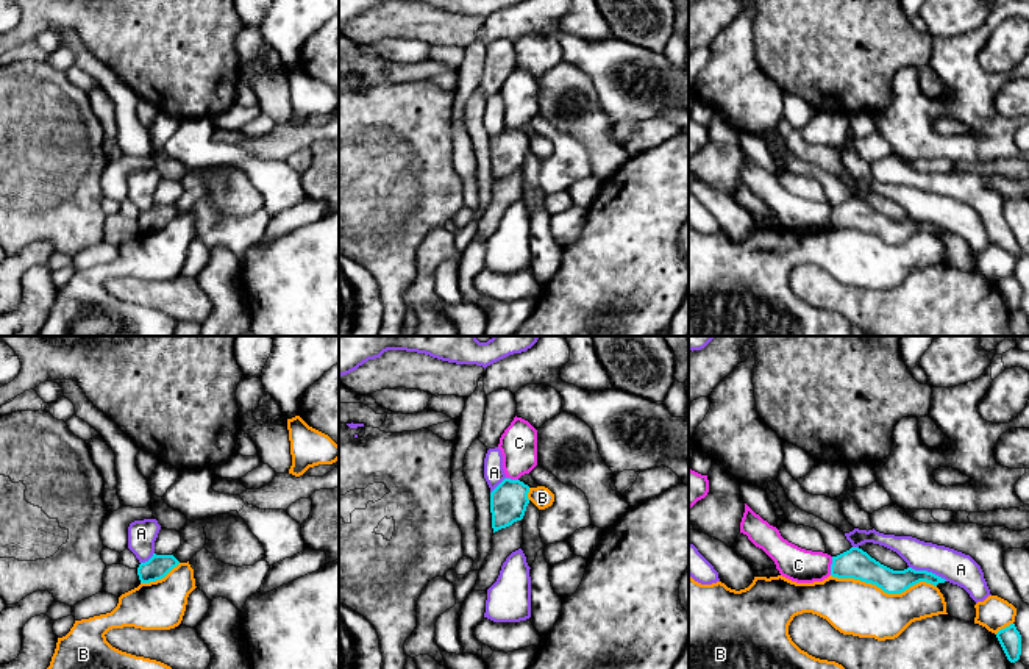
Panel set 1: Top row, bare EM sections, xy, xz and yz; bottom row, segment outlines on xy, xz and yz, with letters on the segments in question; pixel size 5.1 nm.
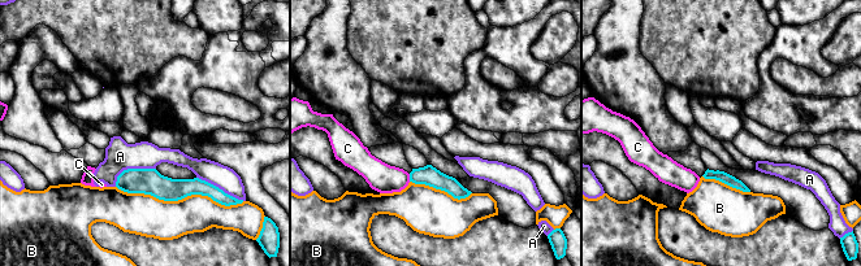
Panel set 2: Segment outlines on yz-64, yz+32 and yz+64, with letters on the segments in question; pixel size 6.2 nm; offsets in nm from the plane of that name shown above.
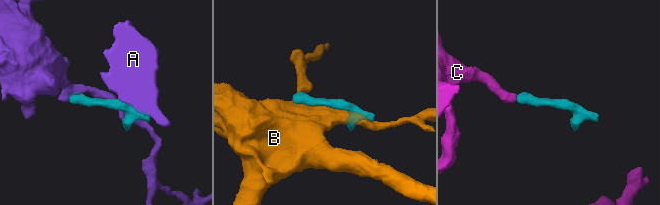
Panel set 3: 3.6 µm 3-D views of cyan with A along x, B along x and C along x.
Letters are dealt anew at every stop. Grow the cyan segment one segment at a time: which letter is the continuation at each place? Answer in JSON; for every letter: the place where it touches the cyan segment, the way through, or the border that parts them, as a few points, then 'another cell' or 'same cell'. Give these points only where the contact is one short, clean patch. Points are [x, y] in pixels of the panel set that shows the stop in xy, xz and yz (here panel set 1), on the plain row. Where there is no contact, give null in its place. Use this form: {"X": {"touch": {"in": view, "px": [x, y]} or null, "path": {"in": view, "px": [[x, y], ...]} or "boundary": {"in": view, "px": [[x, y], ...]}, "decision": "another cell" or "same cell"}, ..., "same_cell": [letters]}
{"A": {"touch": {"in": "yz", "px": [926, 221]}, "decision": "another cell"}, "B": {"touch": {"in": "yz", "px": [884, 241]}, "decision": "another cell"}, "C": {"touch": {"in": "yz", "px": [831, 216]}, "boundary": {"in": "yz", "px": [[833, 207], [829, 224]]}, "decision": "another cell"}, "same_cell": []}

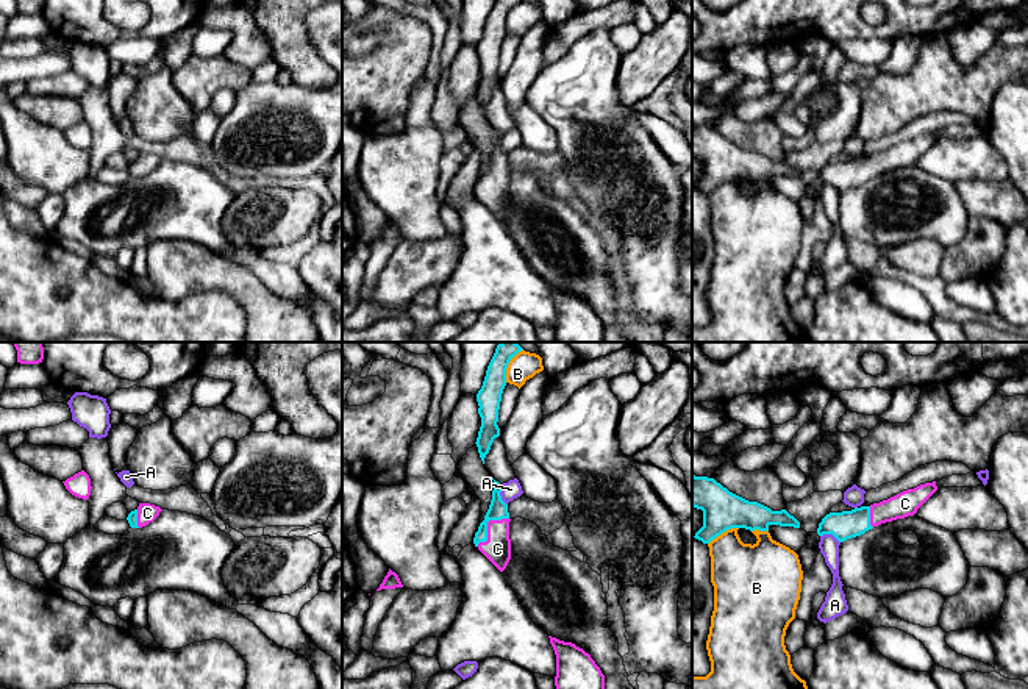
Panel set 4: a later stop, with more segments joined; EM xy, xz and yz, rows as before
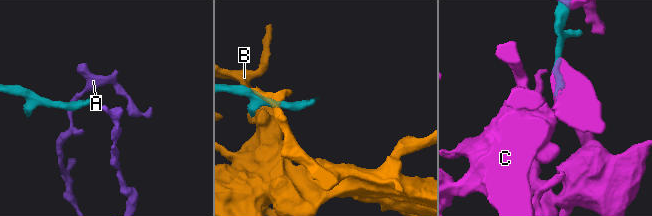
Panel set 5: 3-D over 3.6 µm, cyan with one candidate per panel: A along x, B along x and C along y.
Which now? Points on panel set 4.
{"A": {"touch": {"in": "xz", "px": [500, 146]}, "boundary": {"in": "xz", "px": [[500, 135], [500, 149], [506, 155]]}, "decision": "another cell"}, "B": {"touch": {"in": "yz", "px": [722, 182]}, "decision": "another cell"}, "C": {"touch": {"in": "xz", "px": [486, 175]}, "path": {"in": "xz", "px": [[497, 160], [486, 175], [497, 199]]}, "decision": "same cell"}, "same_cell": ["C"]}

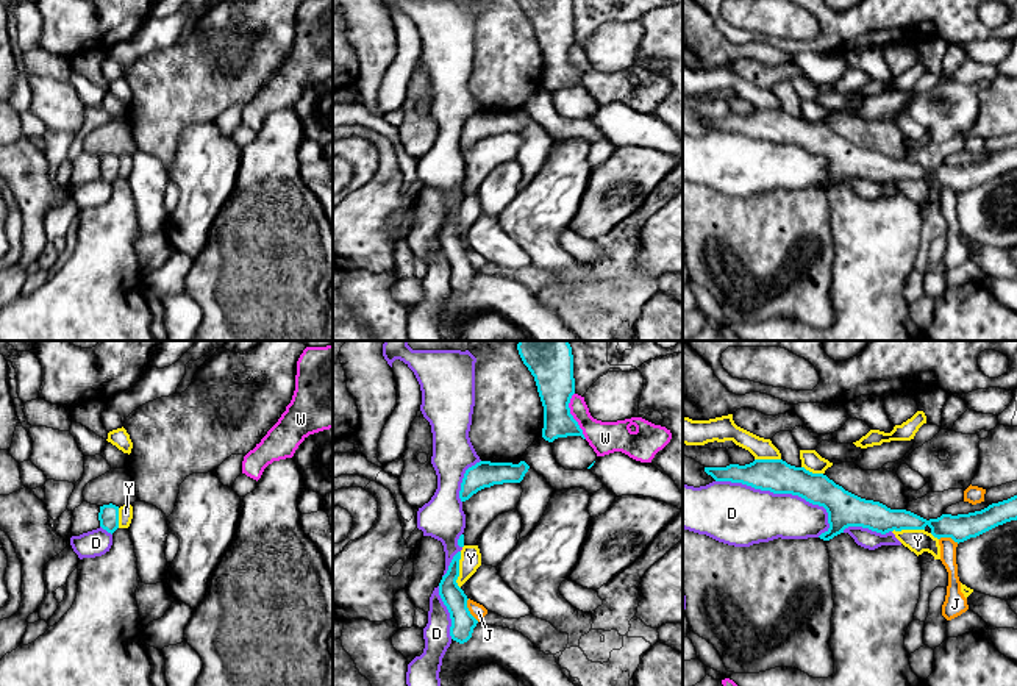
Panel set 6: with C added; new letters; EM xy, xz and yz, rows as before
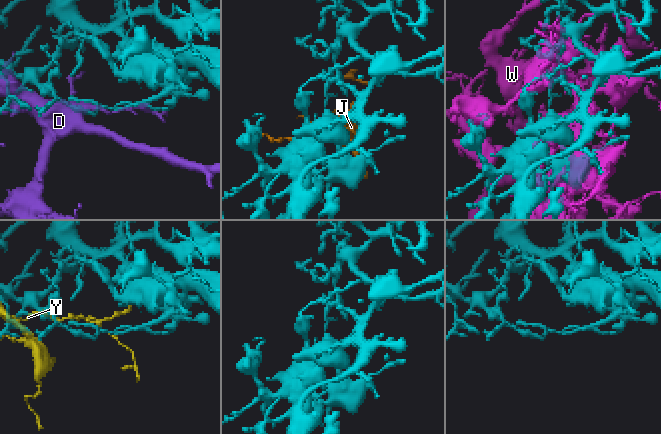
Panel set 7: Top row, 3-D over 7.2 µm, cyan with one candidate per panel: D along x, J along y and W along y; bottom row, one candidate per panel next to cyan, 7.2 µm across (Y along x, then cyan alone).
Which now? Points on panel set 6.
{"D": {"touch": {"in": "yz", "px": [780, 142]}, "decision": "another cell"}, "J": {"touch": {"in": "xz", "px": [467, 260]}, "boundary": {"in": "xz", "px": [[467, 249], [467, 258], [478, 271]]}, "decision": "another cell"}, "W": {"touch": {"in": "xz", "px": [572, 66]}, "decision": "another cell"}, "Y": {"touch": {"in": "xz", "px": [458, 221]}, "decision": "another cell"}, "same_cell": []}

